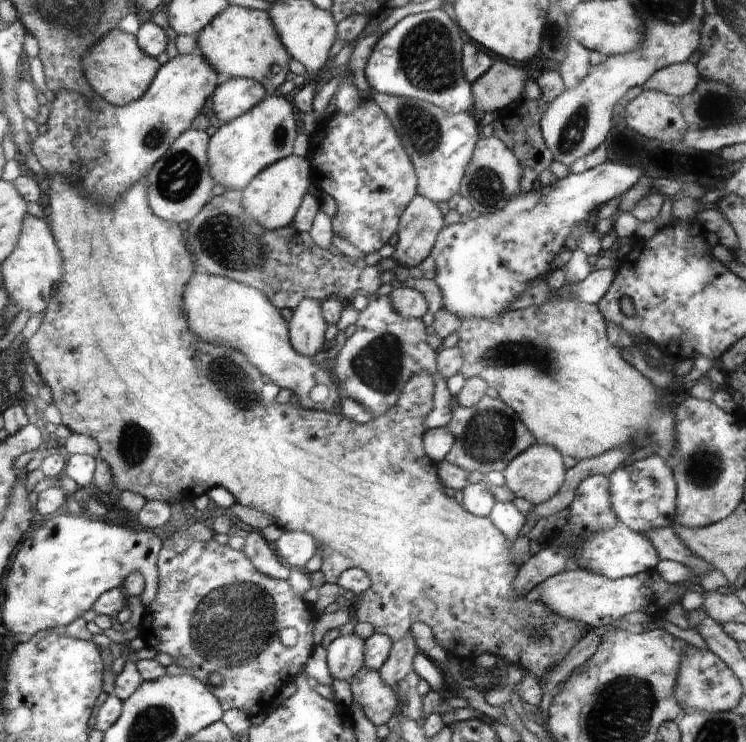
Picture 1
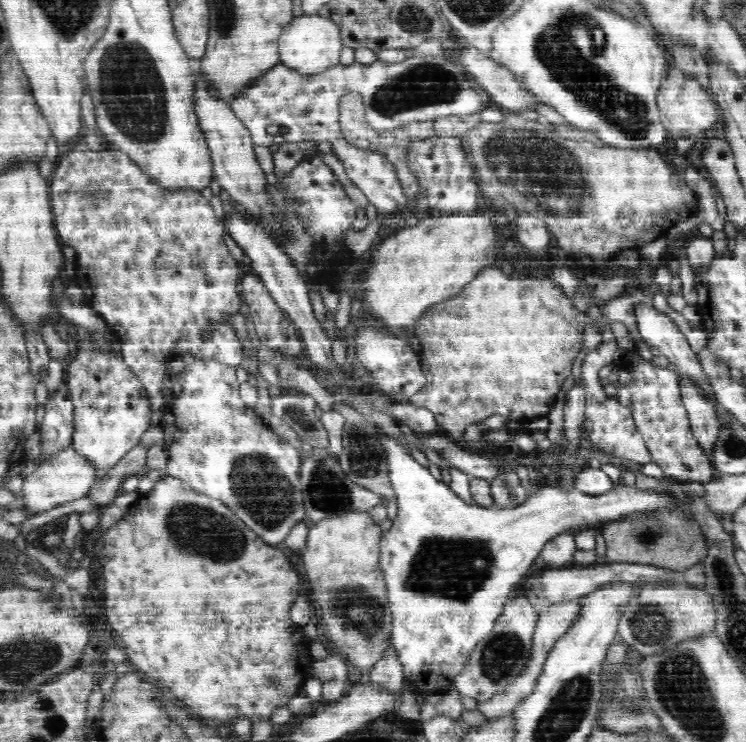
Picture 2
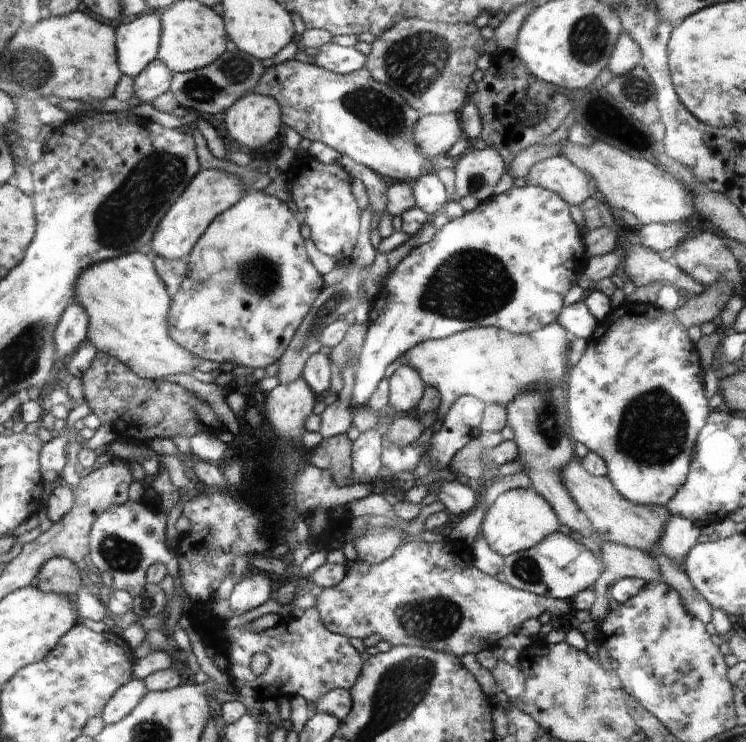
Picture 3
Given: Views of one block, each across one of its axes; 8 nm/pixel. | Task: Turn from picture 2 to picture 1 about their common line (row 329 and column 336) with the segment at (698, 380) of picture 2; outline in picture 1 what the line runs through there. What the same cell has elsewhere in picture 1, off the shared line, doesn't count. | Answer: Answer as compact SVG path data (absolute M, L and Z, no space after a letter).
M351 633L338 636L325 649L327 652L327 665L333 680L351 678L364 666L364 642L360 636Z

